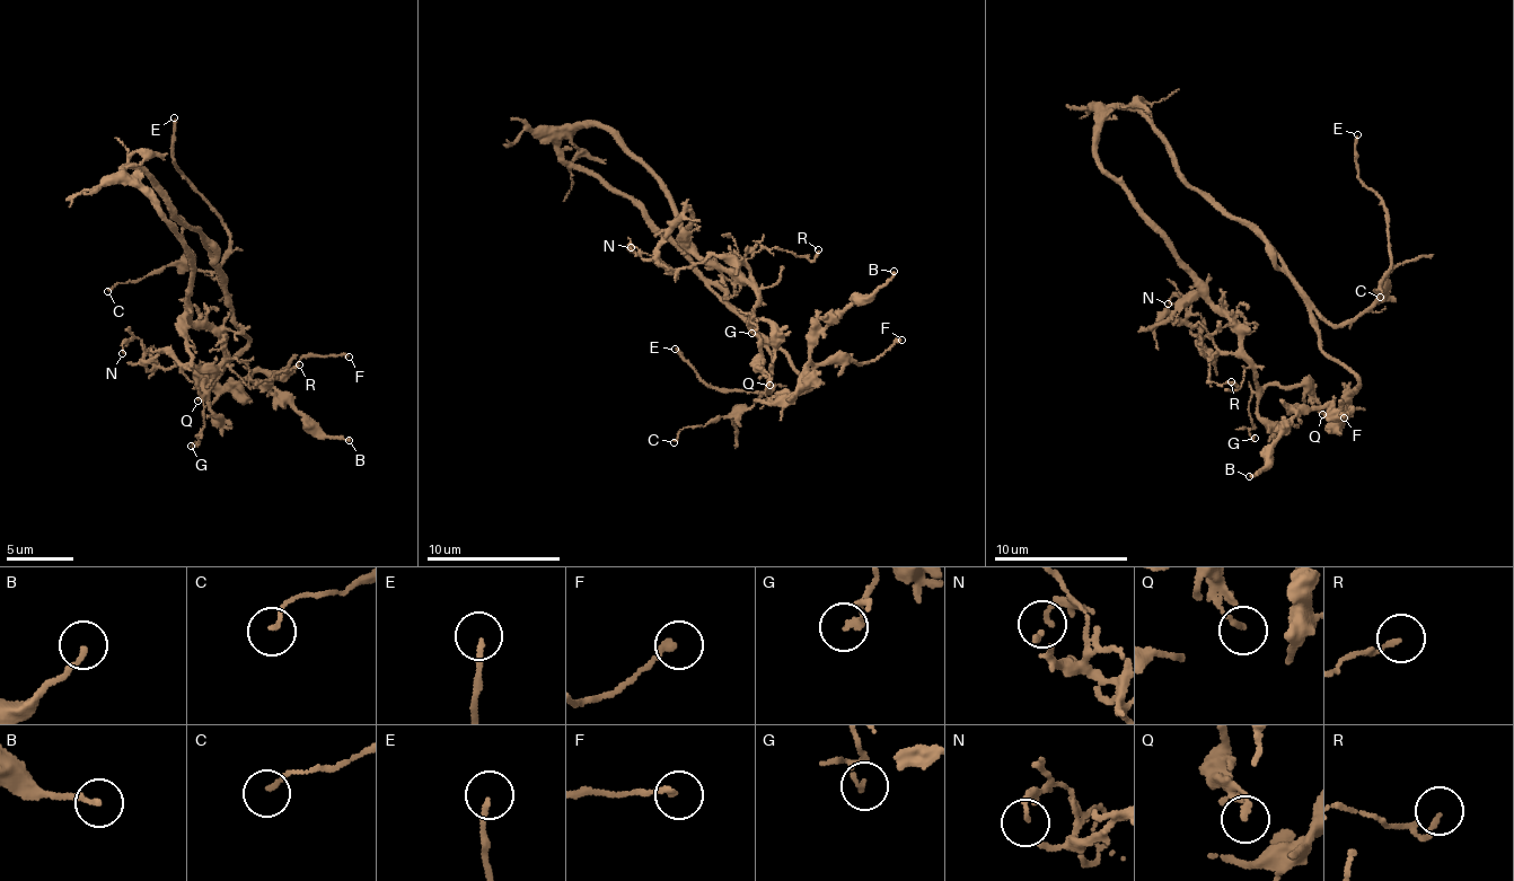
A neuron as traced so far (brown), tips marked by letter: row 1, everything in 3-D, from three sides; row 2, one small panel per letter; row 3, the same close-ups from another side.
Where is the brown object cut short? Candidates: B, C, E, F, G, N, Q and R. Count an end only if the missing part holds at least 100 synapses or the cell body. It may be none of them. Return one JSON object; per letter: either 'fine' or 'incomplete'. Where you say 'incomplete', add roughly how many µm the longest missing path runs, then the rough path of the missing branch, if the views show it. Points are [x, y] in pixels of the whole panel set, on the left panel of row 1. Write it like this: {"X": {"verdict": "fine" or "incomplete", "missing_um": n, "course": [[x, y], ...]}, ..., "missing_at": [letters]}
{"B": {"verdict": "fine"}, "C": {"verdict": "fine"}, "E": {"verdict": "incomplete", "missing_um": 4, "course": [[174, 117], [201, 116], [202, 108], [196, 109]]}, "F": {"verdict": "fine"}, "G": {"verdict": "fine"}, "N": {"verdict": "fine"}, "Q": {"verdict": "fine"}, "R": {"verdict": "fine"}, "missing_at": ["E"]}

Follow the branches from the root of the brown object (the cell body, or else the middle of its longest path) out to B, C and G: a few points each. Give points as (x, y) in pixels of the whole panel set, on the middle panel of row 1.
B: (617, 193), (649, 216), (786, 355), (809, 386), (789, 397), (811, 340), (828, 320), (878, 291), (894, 271)
C: (617, 193), (649, 216), (772, 354), (769, 385), (755, 404), (680, 429), (674, 442)
G: (617, 193), (566, 163), (559, 140), (580, 126), (604, 129), (659, 181), (688, 243), (755, 291), (751, 333)

